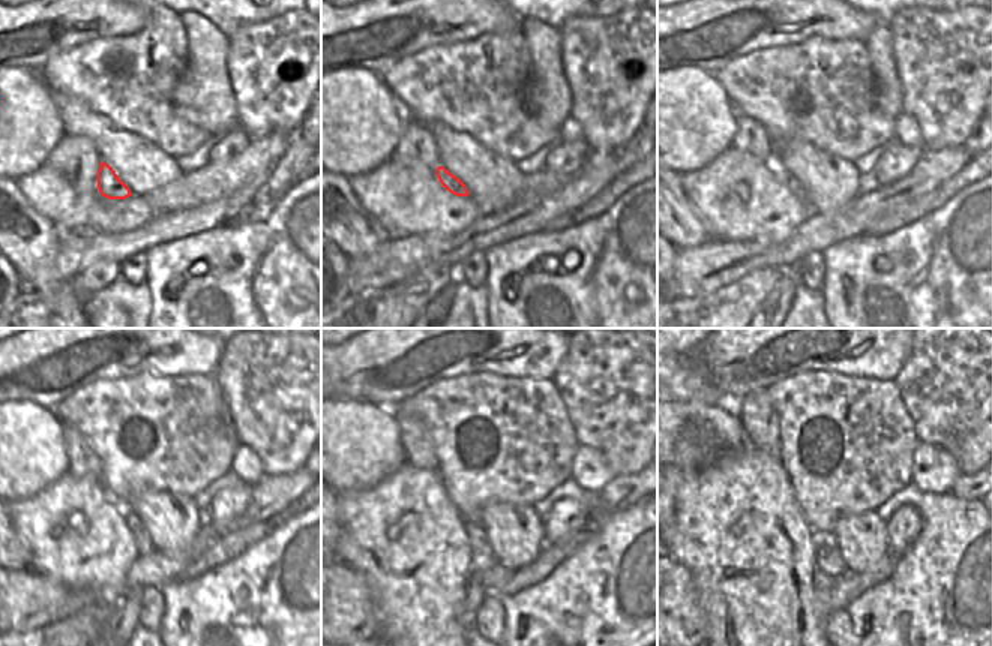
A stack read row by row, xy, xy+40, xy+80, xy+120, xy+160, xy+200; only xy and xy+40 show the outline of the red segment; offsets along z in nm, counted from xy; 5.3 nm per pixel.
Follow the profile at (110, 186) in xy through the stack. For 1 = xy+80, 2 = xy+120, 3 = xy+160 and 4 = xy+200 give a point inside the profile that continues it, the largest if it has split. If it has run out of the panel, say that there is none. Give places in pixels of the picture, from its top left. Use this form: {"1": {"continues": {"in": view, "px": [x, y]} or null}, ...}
{"1": {"continues": {"in": "xy+80", "px": [794, 186]}}, "2": {"continues": {"in": "xy+120", "px": [144, 547]}}, "3": {"continues": {"in": "xy+160", "px": [483, 556]}}, "4": {"continues": {"in": "xy+200", "px": [829, 561]}}}

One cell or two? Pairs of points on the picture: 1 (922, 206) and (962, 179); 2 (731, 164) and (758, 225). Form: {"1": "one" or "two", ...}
{"1": "one", "2": "one"}

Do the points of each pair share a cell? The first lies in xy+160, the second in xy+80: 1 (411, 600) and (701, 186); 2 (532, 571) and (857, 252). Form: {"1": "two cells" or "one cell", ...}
{"1": "one cell", "2": "two cells"}

